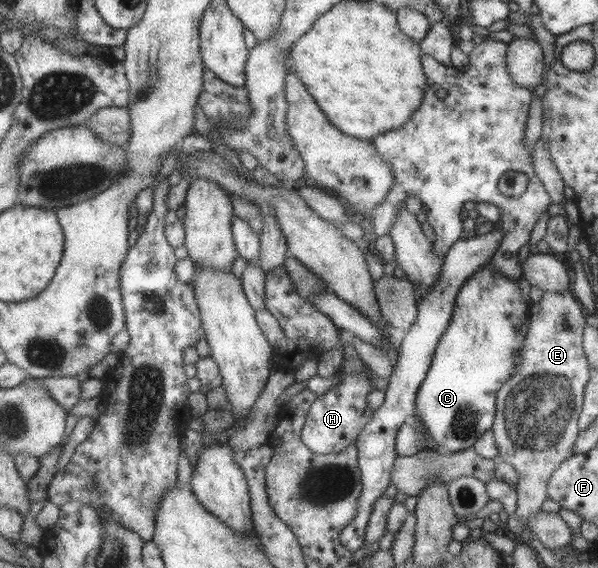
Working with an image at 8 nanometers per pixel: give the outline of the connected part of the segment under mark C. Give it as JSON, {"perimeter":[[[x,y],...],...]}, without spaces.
{"perimeter":[[[489,261],[485,266],[478,267],[477,271],[464,281],[455,297],[451,321],[437,343],[414,402],[416,414],[423,420],[431,439],[443,452],[457,453],[472,447],[482,433],[491,429],[496,391],[511,377],[515,353],[523,346],[528,329],[529,305],[525,304],[517,287],[517,283],[495,271]]]}

